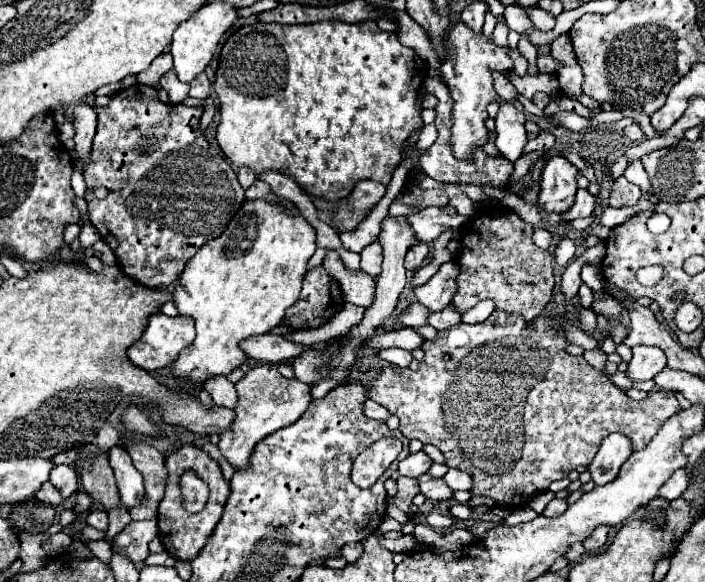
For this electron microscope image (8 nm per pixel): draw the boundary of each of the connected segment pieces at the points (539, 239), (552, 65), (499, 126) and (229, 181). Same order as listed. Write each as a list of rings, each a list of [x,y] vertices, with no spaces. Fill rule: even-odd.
[[[536,228],[534,230],[534,244],[540,246],[540,248],[550,248],[552,234],[548,230],[544,230],[544,228]]]
[[[544,44],[544,46],[538,46],[538,58],[536,58],[536,64],[540,68],[540,72],[558,72],[562,68],[562,62],[554,60],[552,52],[550,52],[550,44]]]
[[[502,102],[500,112],[496,116],[496,148],[510,162],[516,162],[524,154],[524,146],[528,144],[528,134],[524,128],[524,114],[518,106],[510,102]]]
[[[134,84],[130,88],[120,90],[108,106],[98,110],[98,130],[94,136],[94,152],[90,158],[90,168],[86,168],[84,172],[84,180],[88,184],[88,192],[86,192],[86,202],[88,202],[88,212],[90,212],[90,222],[92,226],[100,232],[102,240],[106,240],[106,244],[112,248],[112,252],[118,258],[118,266],[138,284],[146,286],[146,288],[160,288],[160,286],[168,286],[174,284],[180,274],[184,264],[196,254],[196,250],[200,246],[204,246],[206,242],[210,242],[214,236],[220,236],[228,222],[232,220],[232,216],[238,212],[240,204],[244,202],[244,188],[240,186],[240,182],[236,180],[236,172],[232,168],[232,164],[228,162],[228,158],[220,156],[220,154],[212,154],[210,150],[210,142],[206,140],[206,136],[198,130],[198,122],[200,122],[200,114],[202,108],[192,108],[192,106],[184,106],[184,104],[164,104],[154,86],[146,86],[146,84]],[[96,186],[106,186],[108,188],[108,196],[98,200],[94,196],[94,188]]]

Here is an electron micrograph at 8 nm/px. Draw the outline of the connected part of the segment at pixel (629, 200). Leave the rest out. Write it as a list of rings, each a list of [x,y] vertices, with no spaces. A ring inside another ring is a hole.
[[[620,176],[614,186],[612,186],[612,194],[610,194],[610,206],[614,208],[622,208],[622,206],[634,206],[640,200],[642,192],[636,184],[630,184],[624,176]]]

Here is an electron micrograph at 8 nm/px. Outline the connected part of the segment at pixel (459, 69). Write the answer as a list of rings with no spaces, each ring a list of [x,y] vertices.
[[[462,20],[452,26],[452,30],[444,40],[444,46],[446,46],[446,60],[442,62],[442,76],[446,76],[446,84],[454,98],[452,148],[458,158],[470,158],[474,144],[488,142],[488,130],[484,124],[488,118],[486,106],[490,102],[498,102],[492,72],[500,72],[500,74],[510,72],[514,60],[510,58],[508,46],[498,46],[492,38],[486,38],[482,32],[474,34],[474,30],[468,28]]]

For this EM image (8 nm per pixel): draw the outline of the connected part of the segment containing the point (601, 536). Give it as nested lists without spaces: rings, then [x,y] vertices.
[[[598,526],[598,528],[594,528],[594,532],[584,540],[584,548],[586,550],[598,550],[598,548],[602,548],[604,544],[606,544],[606,538],[608,538],[608,530],[610,530],[610,526]]]

